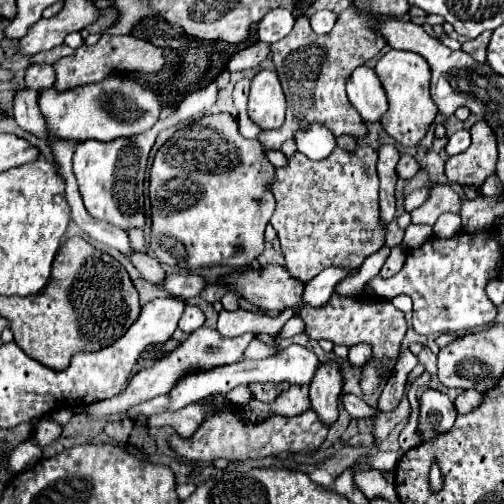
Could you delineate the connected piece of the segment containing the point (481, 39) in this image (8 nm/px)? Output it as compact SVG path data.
M483 32L481 36L477 36L475 40L469 40L463 44L463 50L469 52L477 62L485 62L487 58L487 46L489 46L489 38L491 38L491 32Z

